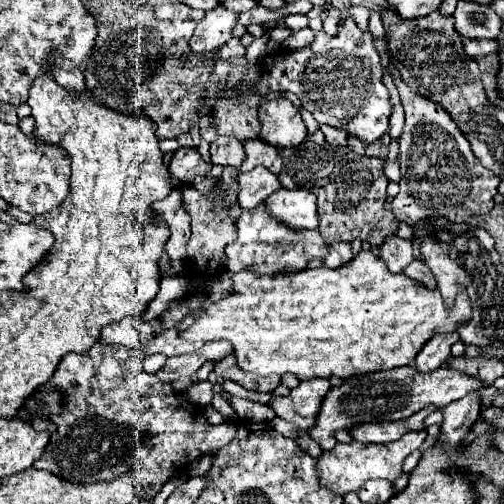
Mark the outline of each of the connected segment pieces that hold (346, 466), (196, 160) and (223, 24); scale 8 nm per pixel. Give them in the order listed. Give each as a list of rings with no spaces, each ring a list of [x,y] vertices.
[[[413,431],[413,433],[405,433],[399,441],[393,441],[393,443],[369,443],[369,445],[363,445],[359,441],[337,443],[331,451],[323,451],[321,457],[317,459],[317,473],[319,473],[321,485],[329,487],[331,491],[337,491],[337,495],[345,495],[351,491],[359,491],[363,483],[369,479],[395,481],[401,475],[401,465],[405,457],[411,451],[419,449],[425,437],[427,437],[427,431]]]
[[[179,149],[169,163],[171,175],[185,185],[191,185],[195,177],[207,177],[209,169],[211,163],[205,163],[195,149]]]
[[[223,5],[207,11],[191,37],[191,51],[207,53],[223,47],[231,39],[231,29],[237,23],[237,17],[237,13],[225,9]]]

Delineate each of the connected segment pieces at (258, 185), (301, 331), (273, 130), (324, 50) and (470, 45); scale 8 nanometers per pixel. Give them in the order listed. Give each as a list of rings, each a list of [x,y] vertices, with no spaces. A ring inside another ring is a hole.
[[[255,167],[249,173],[239,173],[239,193],[237,203],[241,209],[255,209],[263,203],[265,197],[269,197],[273,191],[281,189],[281,183],[275,175],[269,175],[265,167]]]
[[[361,251],[359,255],[353,257],[353,261],[349,261],[347,265],[339,267],[339,269],[329,269],[329,267],[319,267],[319,269],[303,269],[303,271],[297,271],[293,275],[277,275],[273,279],[269,279],[267,275],[253,275],[253,271],[239,271],[237,275],[233,275],[233,285],[229,289],[229,295],[225,299],[219,299],[211,305],[207,305],[201,315],[195,319],[195,323],[187,329],[181,331],[181,335],[189,341],[195,341],[195,343],[209,343],[209,341],[217,341],[217,339],[225,339],[233,345],[233,357],[237,361],[237,367],[247,371],[247,373],[257,373],[257,375],[271,375],[271,373],[277,373],[277,375],[285,375],[285,373],[291,373],[295,375],[299,381],[309,381],[309,379],[317,379],[317,377],[325,377],[325,379],[331,379],[331,377],[337,377],[337,379],[349,379],[353,375],[365,375],[365,373],[373,373],[373,371],[385,371],[385,369],[395,369],[395,367],[403,367],[403,365],[409,365],[413,363],[415,355],[421,351],[421,347],[437,333],[451,333],[457,329],[457,323],[461,323],[463,319],[469,319],[469,299],[465,295],[465,291],[461,291],[455,299],[455,305],[451,309],[445,309],[443,301],[441,301],[441,293],[435,289],[435,291],[429,291],[425,289],[423,285],[407,279],[405,275],[389,275],[385,263],[381,263],[381,259],[371,253],[371,251]]]
[[[273,99],[259,105],[263,139],[279,149],[297,147],[307,137],[301,113],[287,99]]]
[[[347,19],[337,29],[335,37],[321,31],[303,49],[279,51],[271,67],[261,69],[255,83],[239,85],[239,93],[257,93],[265,99],[269,91],[291,91],[299,97],[303,109],[313,113],[317,123],[341,129],[369,145],[389,129],[389,117],[393,113],[389,91],[383,85],[381,57],[371,33],[361,31],[353,19]]]
[[[461,37],[463,45],[465,45],[465,53],[469,57],[485,57],[489,53],[495,53],[497,49],[497,41],[485,41],[485,39],[467,39],[467,37]]]

